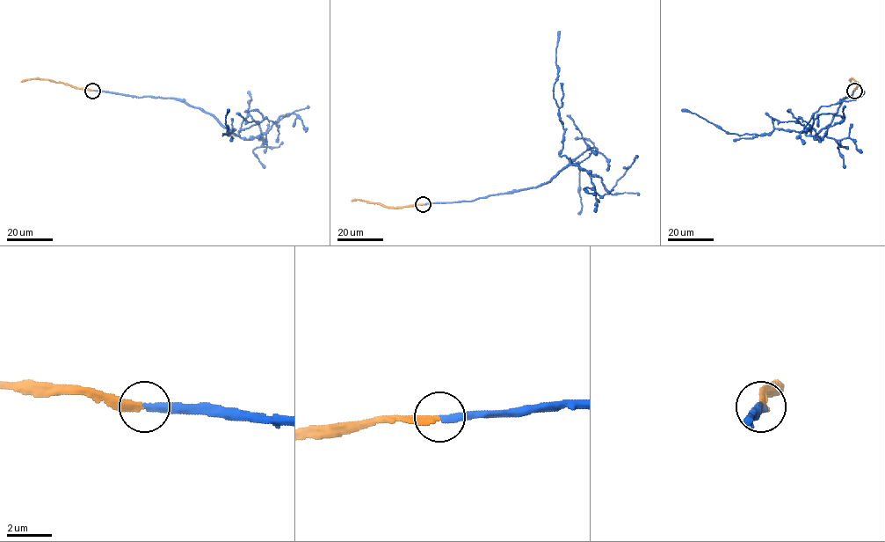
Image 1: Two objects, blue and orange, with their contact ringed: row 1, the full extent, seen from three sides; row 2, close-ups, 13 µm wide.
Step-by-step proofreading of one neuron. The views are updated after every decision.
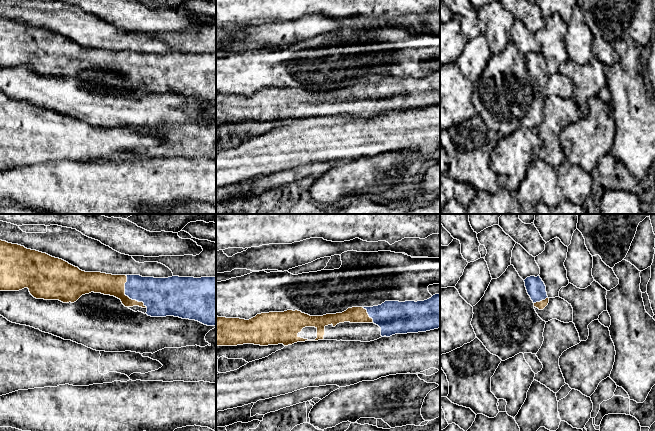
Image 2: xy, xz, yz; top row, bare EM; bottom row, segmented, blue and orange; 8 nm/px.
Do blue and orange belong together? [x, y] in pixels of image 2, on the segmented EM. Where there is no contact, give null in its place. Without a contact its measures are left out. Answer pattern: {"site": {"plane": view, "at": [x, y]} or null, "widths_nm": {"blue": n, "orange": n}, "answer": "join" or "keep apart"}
{"site": {"plane": "xy", "at": [127, 295]}, "widths_nm": {"blue": 280, "orange": 180}, "answer": "join"}

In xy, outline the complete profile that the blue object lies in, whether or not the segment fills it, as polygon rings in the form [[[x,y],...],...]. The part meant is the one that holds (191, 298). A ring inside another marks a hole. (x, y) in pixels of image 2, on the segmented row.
[[[0,240],[0,291],[19,291],[24,288],[28,288],[36,299],[59,300],[63,303],[74,303],[82,295],[91,292],[101,293],[120,299],[125,307],[146,308],[146,314],[151,317],[174,316],[216,326],[216,277],[154,278],[85,272],[62,259]]]

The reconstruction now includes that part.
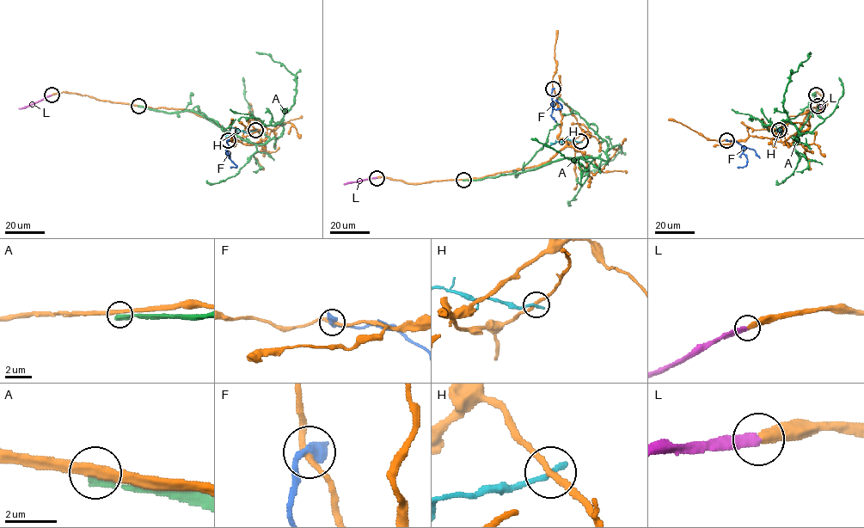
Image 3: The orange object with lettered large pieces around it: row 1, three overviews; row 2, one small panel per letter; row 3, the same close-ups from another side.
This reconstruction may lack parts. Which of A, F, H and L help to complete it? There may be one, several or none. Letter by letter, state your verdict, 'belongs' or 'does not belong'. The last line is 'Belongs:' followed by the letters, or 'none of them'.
A: does not belong
F: does not belong
H: does not belong
L: belongs
Belongs: L

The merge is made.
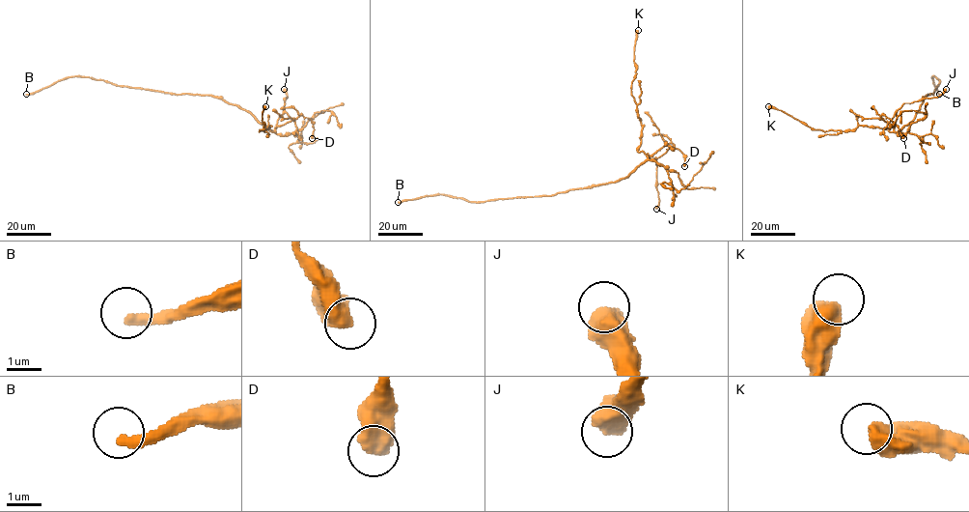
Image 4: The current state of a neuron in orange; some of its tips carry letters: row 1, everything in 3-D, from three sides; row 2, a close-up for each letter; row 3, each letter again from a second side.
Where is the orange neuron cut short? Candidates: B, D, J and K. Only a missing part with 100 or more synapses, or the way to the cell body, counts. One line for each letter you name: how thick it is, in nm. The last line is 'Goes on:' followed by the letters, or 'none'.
B: Thickness 320 nm
Goes on: B

